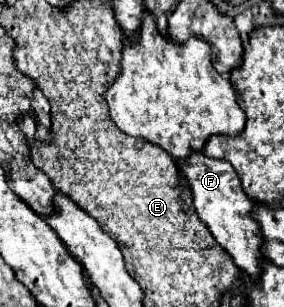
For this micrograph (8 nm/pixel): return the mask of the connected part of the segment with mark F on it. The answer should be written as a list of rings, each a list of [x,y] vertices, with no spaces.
[[[192,151],[186,159],[178,161],[178,171],[182,179],[188,183],[188,189],[192,193],[192,205],[198,217],[202,219],[202,223],[206,223],[214,239],[230,253],[234,263],[252,279],[258,279],[260,259],[262,259],[262,253],[260,253],[262,231],[260,231],[260,225],[250,217],[252,199],[240,187],[240,179],[234,167],[224,159],[210,159],[204,153]]]

